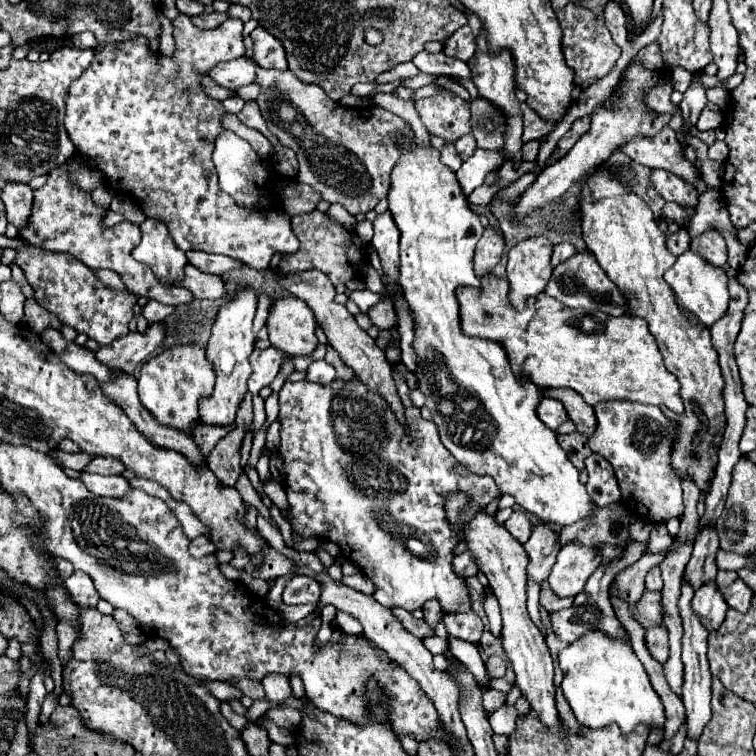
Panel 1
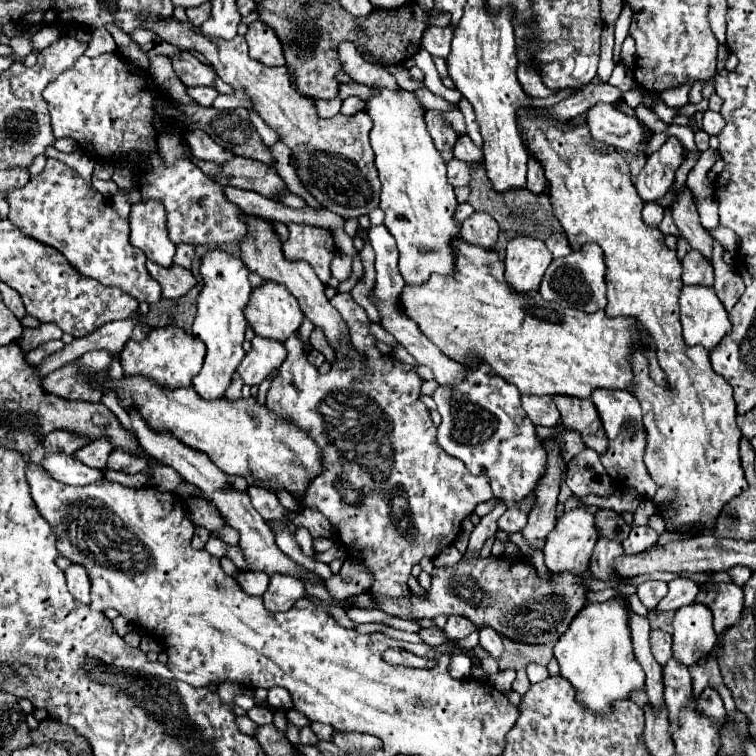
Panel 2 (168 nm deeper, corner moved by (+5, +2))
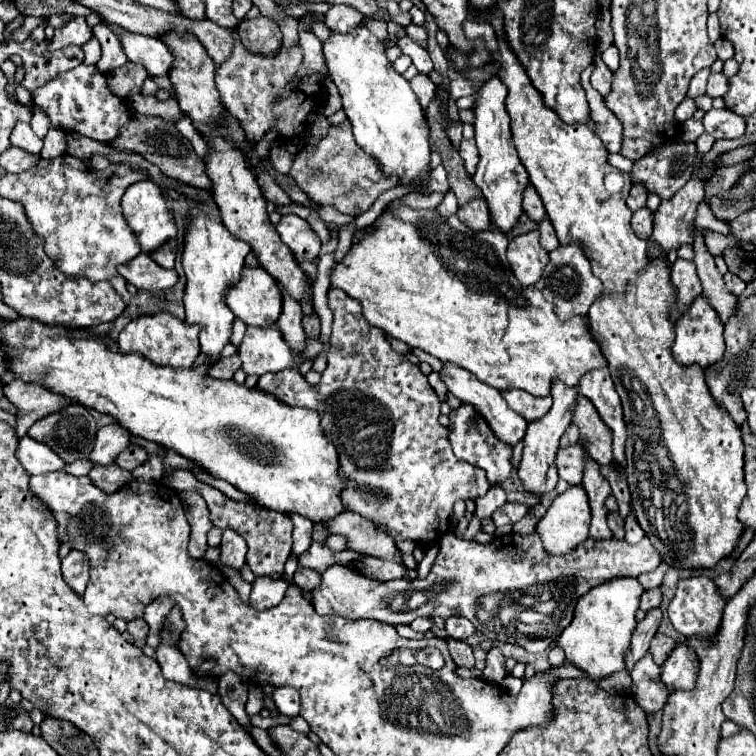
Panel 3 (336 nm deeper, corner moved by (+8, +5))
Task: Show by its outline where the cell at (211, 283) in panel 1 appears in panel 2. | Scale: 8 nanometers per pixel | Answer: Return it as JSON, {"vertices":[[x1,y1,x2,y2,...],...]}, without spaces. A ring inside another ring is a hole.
{"vertices":[[147,262,147,270,161,284,165,298,181,298,197,284,191,270,181,268,177,264,173,264,171,268,161,268,153,262]]}

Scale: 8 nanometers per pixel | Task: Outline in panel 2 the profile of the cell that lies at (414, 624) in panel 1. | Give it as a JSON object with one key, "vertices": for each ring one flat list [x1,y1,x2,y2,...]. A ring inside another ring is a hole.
{"vertices":[[421,628,419,636,421,636,423,642,427,642,431,646,435,646,435,644,447,644,449,642,447,636,445,636,445,632,441,628]]}

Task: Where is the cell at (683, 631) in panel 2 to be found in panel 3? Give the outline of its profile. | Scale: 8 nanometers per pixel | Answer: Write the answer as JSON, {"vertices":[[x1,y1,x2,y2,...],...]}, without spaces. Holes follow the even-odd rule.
{"vertices":[[680,643,670,659,662,665,662,683,668,687,668,691,678,689,690,689,694,687,694,679,698,673,698,659,694,649,690,649,686,643]]}

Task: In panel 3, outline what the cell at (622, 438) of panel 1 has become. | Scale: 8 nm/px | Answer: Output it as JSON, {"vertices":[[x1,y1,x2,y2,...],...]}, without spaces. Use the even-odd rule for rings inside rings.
{"vertices":[[608,367,588,371,580,379,580,393,594,403,602,421,612,429,612,433,614,433,614,461,624,465,626,463,626,457,624,457,626,423,622,417,620,397,614,389,614,381,610,379]]}

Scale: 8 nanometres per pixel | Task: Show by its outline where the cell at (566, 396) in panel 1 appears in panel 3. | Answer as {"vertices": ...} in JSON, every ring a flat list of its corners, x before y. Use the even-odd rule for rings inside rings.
{"vertices":[[586,397,578,399,574,423,580,429,580,445,588,451,588,455,600,465,610,465,612,463,612,435,606,423,598,419,598,411,594,411,594,405,590,403,590,399]]}

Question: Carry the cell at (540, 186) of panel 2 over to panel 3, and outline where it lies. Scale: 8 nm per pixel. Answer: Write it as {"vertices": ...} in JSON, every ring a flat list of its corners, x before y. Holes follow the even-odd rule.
{"vertices":[[528,185,524,191,524,205,522,207,524,207,524,213,528,215,528,219,532,219,534,223,540,223,546,215,542,199,538,199,538,193,532,185]]}

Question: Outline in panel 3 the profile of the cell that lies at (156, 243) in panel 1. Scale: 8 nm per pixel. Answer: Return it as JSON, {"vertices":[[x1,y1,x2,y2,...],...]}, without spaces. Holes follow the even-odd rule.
{"vertices":[[150,179,134,183,126,189,126,193,122,197,122,209,124,209,124,215,128,219,128,225,132,227,132,231,136,233,136,237,140,241,144,253,156,251,158,247,162,247,168,239,172,239,176,235,174,217,170,213,170,207,164,201,164,191,162,191,162,187,158,187]]}

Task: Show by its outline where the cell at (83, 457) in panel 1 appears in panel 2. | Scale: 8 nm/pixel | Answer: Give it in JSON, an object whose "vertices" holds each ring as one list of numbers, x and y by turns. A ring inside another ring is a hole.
{"vertices":[[101,438,101,440,95,440,95,442,83,446,83,448,77,450,73,456,75,456,79,462,91,466,91,468,105,468,105,462,107,462,107,456,109,456,111,450,113,450,111,442,105,440,105,438]]}

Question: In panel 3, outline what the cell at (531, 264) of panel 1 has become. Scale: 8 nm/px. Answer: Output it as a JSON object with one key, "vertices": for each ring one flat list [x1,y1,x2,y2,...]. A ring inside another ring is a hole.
{"vertices":[[528,231,524,235,512,237,508,243,506,255,512,267,512,273,522,283,522,287,534,285,548,263,548,251,540,247,538,231]]}

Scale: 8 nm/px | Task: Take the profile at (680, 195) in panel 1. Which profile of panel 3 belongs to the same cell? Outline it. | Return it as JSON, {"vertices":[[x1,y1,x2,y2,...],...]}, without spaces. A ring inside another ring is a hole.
{"vertices":[[698,231,694,235,694,263,696,263,696,273,700,277,700,283,702,283,702,295,708,299,710,307,714,307,720,321,726,323,726,319,734,315,734,307,738,307,738,299,736,295,730,295,730,291,726,291,724,279,720,271,716,269,714,257,706,251,702,233]]}

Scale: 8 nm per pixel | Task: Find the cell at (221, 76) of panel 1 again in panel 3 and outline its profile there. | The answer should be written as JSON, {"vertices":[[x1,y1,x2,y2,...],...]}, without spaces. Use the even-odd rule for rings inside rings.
{"vertices":[[122,31,120,43,128,61,142,65,150,75,168,75,174,57,162,41,154,37]]}

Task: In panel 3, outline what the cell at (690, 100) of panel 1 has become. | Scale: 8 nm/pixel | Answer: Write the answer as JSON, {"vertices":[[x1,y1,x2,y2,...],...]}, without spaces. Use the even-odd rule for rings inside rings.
{"vertices":[[632,185,632,189,630,189,630,197,628,197,628,201,626,201,626,205,632,209,632,211,636,211,636,209,642,209,644,205,646,205,646,189,642,187,642,185]]}

